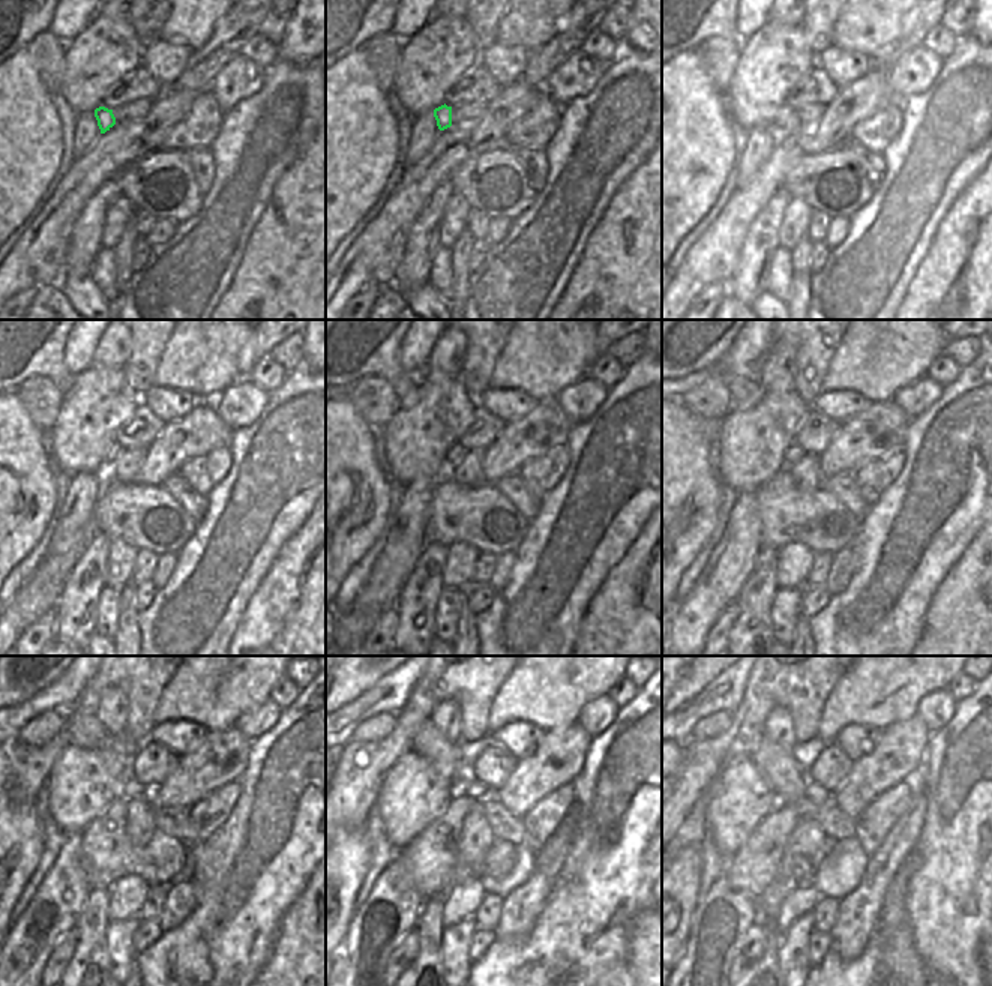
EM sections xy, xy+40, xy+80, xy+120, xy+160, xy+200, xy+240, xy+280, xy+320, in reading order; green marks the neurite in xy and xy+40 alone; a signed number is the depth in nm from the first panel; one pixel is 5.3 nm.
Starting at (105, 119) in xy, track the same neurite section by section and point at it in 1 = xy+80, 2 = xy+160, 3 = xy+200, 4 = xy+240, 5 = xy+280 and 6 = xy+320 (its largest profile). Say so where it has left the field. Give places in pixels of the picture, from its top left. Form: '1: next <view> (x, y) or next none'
1: next xy+80 (782, 116)
2: next xy+160 (456, 452)
3: next xy+200 (793, 453)
4: next xy+240 (132, 790)
5: next xy+280 (476, 790)
6: next xy+320 (815, 793)

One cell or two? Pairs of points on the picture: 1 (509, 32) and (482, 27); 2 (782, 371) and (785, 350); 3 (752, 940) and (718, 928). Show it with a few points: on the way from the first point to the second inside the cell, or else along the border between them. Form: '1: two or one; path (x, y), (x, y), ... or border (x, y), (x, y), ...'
1: two; border (503, 15), (496, 39)
2: one; path (782, 366), (782, 354)
3: two; border (760, 919), (740, 940), (730, 970)

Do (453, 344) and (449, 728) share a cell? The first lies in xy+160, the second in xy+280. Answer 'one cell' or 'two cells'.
one cell

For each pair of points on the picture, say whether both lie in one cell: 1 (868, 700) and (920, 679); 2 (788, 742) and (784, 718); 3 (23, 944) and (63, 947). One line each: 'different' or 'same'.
1: same
2: same
3: different

